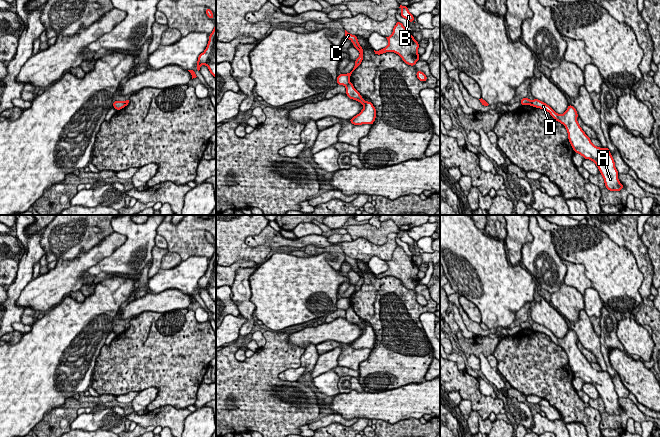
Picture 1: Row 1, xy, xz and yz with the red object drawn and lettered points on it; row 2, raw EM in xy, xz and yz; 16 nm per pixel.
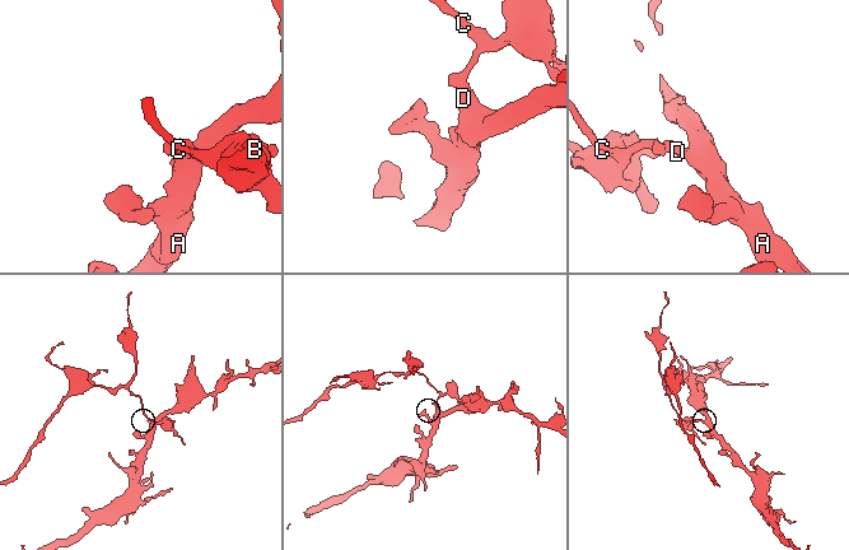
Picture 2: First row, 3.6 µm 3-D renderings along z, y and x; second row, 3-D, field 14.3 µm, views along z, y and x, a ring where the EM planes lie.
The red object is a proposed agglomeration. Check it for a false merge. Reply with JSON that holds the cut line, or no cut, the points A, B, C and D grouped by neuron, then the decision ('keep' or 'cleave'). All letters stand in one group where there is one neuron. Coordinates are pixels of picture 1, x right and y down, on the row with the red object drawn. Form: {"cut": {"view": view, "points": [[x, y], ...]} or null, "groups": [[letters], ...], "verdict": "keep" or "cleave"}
{"cut": {"view": "yz", "points": [[530, 101], [532, 105]]}, "groups": [["A", "D"], ["B", "C"]], "verdict": "cleave"}

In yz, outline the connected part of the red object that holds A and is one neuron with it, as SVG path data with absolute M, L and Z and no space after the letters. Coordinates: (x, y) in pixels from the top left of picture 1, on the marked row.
M534 98L531 102L533 107L546 110L556 121L565 126L574 152L582 155L584 159L592 160L596 164L608 190L620 191L624 188L618 179L619 173L608 147L599 148L591 142L590 138L578 124L578 113L571 104L569 104L565 113L561 115L538 99Z

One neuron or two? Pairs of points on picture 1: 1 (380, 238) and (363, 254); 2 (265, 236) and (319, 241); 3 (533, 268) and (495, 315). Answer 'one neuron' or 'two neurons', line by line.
1: two neurons
2: one neuron
3: two neurons

